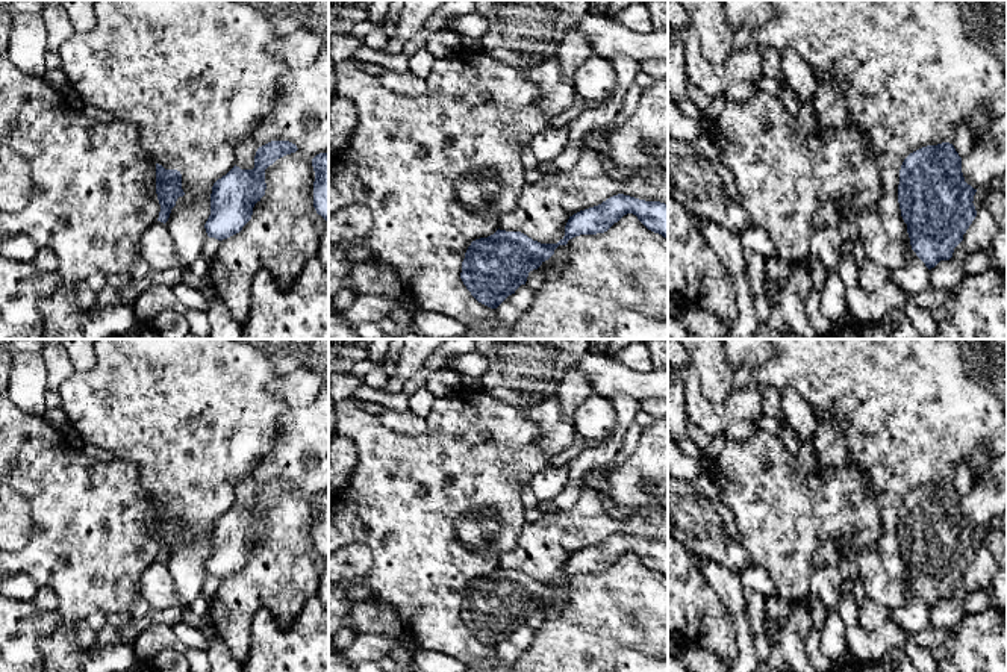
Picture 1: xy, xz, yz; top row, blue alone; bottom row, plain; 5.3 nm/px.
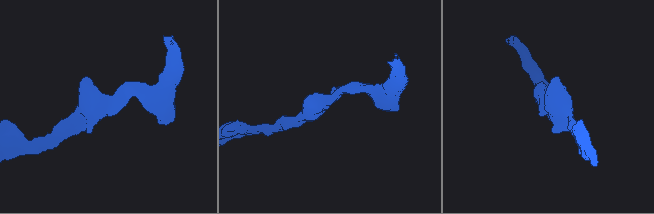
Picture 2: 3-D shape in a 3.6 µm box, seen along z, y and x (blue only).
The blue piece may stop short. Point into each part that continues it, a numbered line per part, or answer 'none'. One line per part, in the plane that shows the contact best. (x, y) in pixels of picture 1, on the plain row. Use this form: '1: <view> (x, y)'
none

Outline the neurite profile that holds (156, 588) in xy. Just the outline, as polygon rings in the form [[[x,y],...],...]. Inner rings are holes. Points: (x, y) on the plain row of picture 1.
[[[154,560],[139,578],[139,596],[145,599],[153,610],[167,610],[180,604],[171,574],[167,565]]]

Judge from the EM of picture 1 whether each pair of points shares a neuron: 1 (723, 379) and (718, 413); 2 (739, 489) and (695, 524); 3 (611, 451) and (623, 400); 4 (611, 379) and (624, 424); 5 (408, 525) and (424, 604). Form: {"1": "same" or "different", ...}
{"1": "different", "2": "different", "3": "same", "4": "different", "5": "same"}

